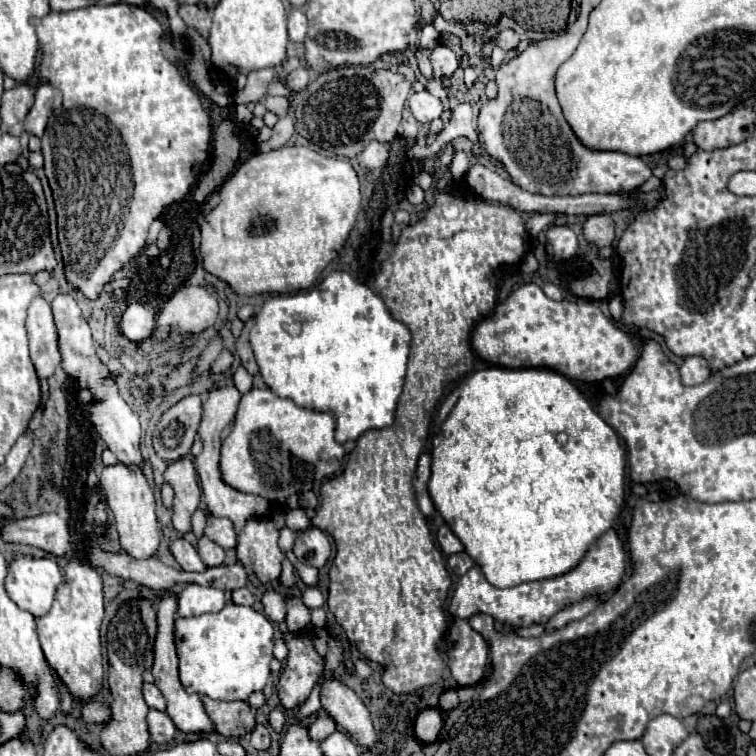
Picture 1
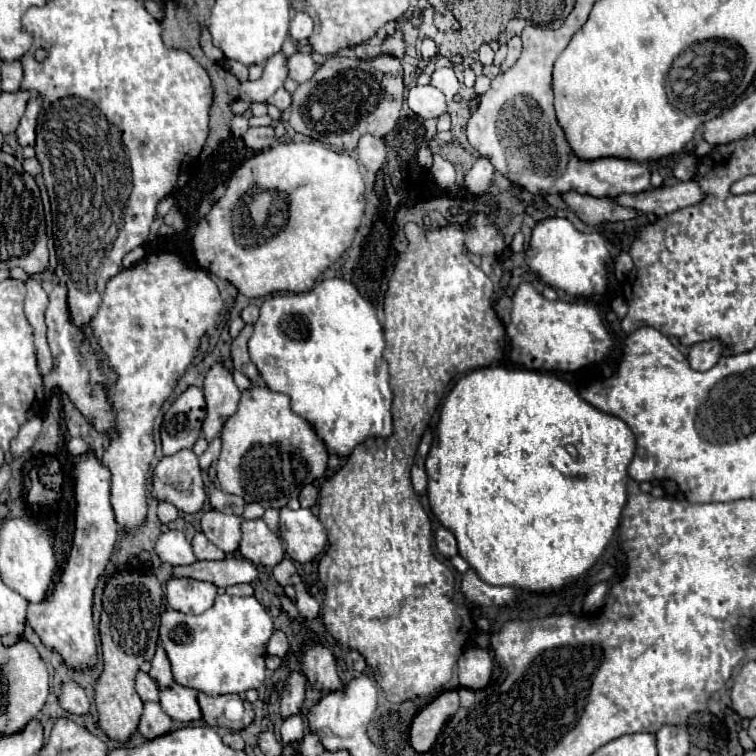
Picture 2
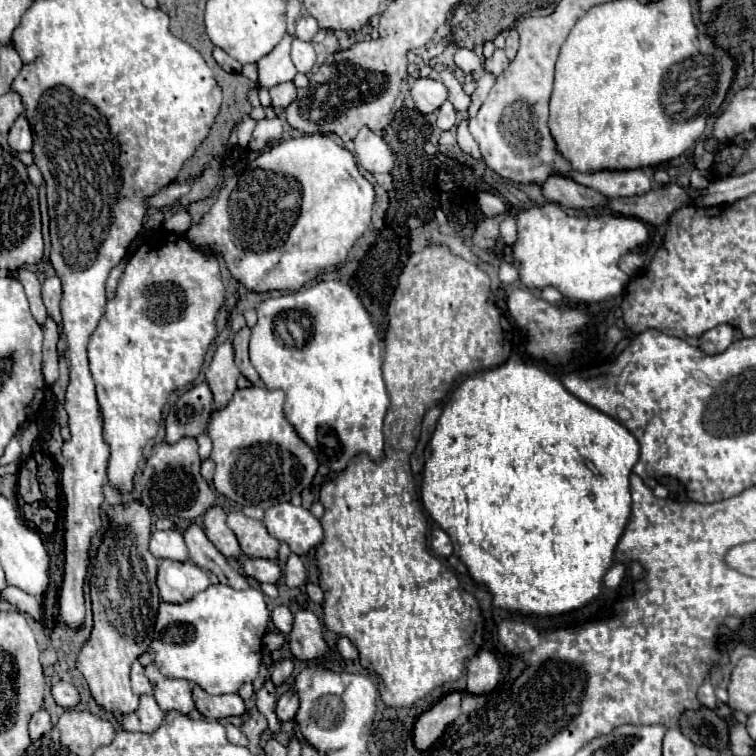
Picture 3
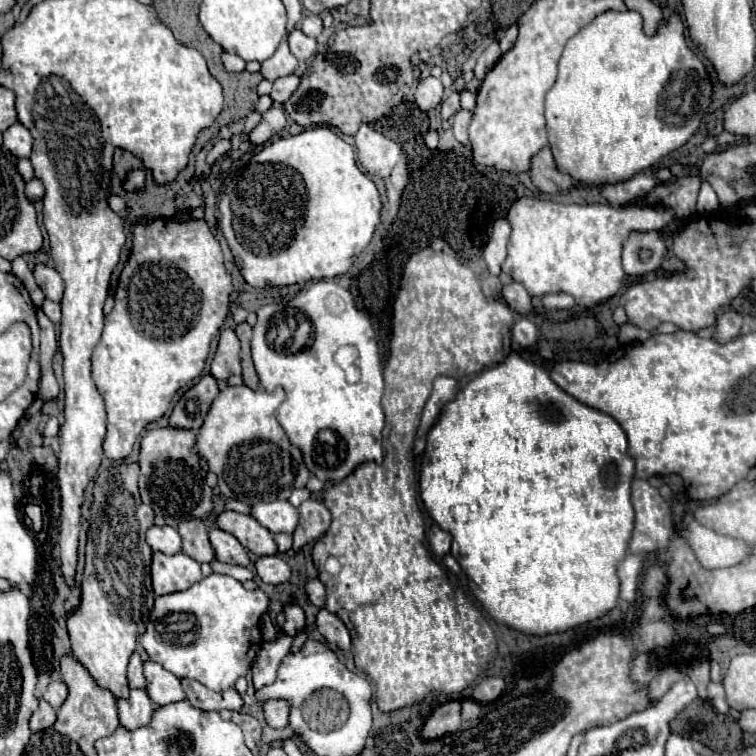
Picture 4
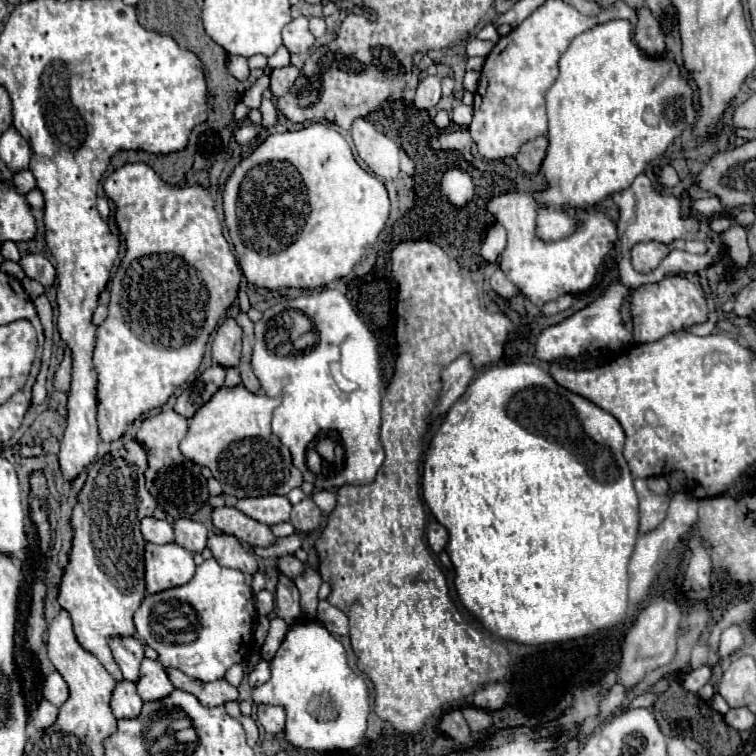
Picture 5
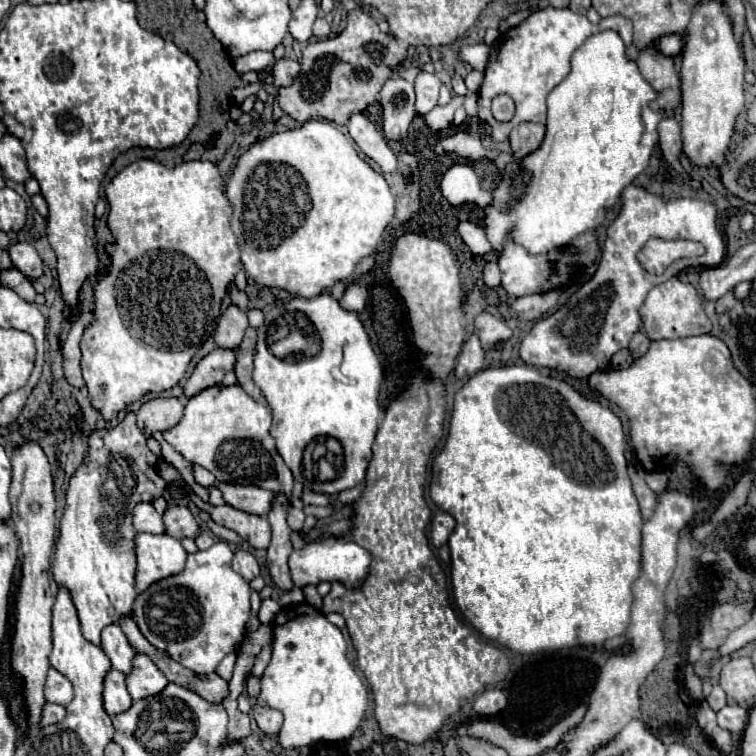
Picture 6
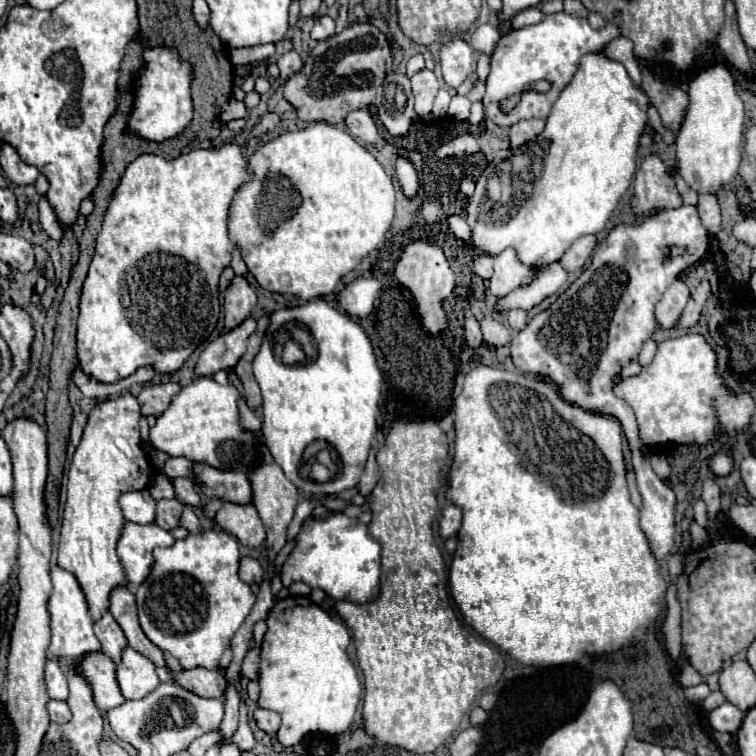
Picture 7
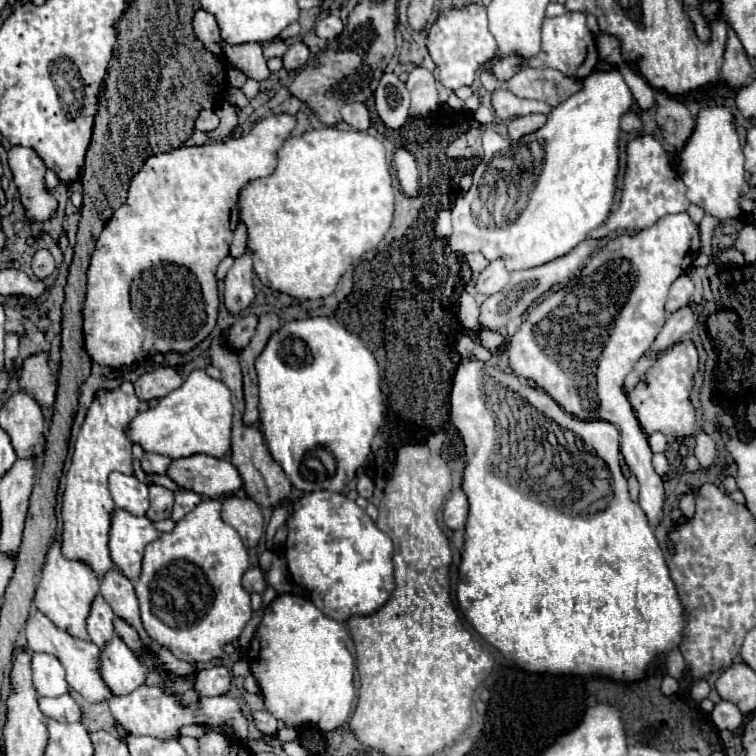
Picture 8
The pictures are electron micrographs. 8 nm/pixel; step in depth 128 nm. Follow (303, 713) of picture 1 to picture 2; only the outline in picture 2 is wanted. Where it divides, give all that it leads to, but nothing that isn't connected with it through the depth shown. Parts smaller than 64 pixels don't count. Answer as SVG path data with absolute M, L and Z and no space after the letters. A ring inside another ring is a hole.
M296 714L294 718L286 718L284 724L282 724L282 728L280 728L280 734L282 734L284 746L300 744L300 742L302 742L302 736L304 736L304 722L302 722L302 716Z

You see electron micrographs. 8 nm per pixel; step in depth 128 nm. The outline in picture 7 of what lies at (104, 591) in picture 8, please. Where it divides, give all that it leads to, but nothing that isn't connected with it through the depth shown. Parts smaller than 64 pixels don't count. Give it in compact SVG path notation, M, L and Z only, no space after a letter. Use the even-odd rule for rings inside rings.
M116 586L110 594L110 608L112 616L116 618L116 622L120 624L120 628L124 630L126 638L128 638L128 646L134 648L136 652L140 652L142 656L146 656L148 660L152 660L156 666L164 666L164 658L162 658L162 650L152 644L146 634L142 632L140 624L138 624L138 614L136 614L136 598L130 592L130 586Z

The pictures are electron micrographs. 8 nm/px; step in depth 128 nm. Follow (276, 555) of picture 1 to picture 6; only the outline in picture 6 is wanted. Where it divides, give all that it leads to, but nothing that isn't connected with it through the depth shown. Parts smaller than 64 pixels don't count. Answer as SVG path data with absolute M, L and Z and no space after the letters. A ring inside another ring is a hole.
M192 494L192 500L204 508L206 512L210 512L212 520L220 526L226 526L230 530L234 530L242 540L246 540L252 548L268 548L270 544L270 524L266 520L266 516L256 516L256 514L248 514L242 512L238 508L232 508L228 504L224 506L210 506L208 502L202 502L198 496Z

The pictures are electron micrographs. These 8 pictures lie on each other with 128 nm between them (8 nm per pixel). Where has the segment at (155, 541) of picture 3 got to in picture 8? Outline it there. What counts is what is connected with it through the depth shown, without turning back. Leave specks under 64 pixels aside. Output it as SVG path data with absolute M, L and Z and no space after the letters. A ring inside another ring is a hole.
M112 472L108 476L108 488L114 504L136 516L144 516L148 510L148 486L132 474Z

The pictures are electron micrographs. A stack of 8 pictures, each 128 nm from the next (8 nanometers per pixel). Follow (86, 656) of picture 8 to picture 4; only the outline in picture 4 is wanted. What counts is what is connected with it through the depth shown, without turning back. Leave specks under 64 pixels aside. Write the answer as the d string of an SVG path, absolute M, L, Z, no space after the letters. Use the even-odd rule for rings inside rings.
M132 688L128 698L118 700L120 724L128 730L148 724L148 720L152 718L152 712L154 712L154 704L148 700L146 690Z

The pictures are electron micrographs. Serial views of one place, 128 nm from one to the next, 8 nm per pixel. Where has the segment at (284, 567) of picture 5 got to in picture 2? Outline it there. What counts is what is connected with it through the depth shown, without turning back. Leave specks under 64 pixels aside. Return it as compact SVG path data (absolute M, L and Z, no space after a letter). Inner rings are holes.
M228 556L220 562L194 562L190 566L178 566L174 568L174 576L192 576L196 580L208 580L220 588L226 588L232 584L256 580L260 570L246 558Z

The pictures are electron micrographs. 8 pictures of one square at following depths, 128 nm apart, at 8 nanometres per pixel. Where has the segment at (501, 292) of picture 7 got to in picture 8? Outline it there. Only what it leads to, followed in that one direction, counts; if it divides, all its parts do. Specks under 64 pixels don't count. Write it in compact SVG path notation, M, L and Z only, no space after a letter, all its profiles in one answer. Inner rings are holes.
M494 260L478 274L474 286L480 294L490 296L490 294L500 292L500 288L504 288L504 284L508 284L508 278L510 278L510 272L504 268L502 260Z

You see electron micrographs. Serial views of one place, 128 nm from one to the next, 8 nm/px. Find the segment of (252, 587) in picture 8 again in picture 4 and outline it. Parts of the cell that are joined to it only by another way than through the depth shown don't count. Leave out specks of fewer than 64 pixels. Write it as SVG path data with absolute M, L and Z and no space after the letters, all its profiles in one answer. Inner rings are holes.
M214 528L210 530L210 544L214 548L214 556L218 562L224 564L238 564L238 566L248 566L250 558L244 550L244 546L228 532Z

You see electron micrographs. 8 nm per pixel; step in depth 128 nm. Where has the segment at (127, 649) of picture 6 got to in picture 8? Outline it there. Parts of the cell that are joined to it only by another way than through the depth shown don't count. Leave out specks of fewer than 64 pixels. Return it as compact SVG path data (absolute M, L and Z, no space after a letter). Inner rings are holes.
M98 594L98 596L92 600L90 614L88 614L88 618L86 618L88 636L90 636L90 640L92 640L96 646L104 646L104 644L114 636L112 618L114 618L112 608L108 608L108 604L104 602L104 598Z

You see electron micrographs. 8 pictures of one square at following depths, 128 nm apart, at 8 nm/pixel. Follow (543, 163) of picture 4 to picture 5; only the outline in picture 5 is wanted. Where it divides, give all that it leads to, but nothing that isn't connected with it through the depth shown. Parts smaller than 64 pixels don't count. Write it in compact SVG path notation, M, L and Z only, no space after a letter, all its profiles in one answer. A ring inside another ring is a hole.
M538 136L526 144L522 144L520 152L516 154L516 162L518 166L526 172L526 174L538 174L540 172L540 164L546 156L546 148L548 148L548 140L546 136Z

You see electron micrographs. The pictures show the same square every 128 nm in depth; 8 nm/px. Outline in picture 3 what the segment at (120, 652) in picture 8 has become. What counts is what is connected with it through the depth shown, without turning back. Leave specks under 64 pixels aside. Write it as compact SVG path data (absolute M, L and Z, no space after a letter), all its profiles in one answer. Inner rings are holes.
M148 664L144 668L144 674L150 680L150 684L154 688L154 698L164 712L168 712L168 710L190 712L194 708L192 684L188 680L170 680L170 678L162 676L154 664Z

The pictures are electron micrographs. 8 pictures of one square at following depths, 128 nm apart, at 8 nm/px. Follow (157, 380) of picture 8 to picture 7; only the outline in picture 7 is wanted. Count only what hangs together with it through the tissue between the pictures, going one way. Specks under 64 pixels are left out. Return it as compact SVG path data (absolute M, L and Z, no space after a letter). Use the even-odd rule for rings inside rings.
M166 382L166 384L150 384L144 386L138 394L138 402L142 408L144 416L158 416L160 412L164 412L164 408L168 408L168 400L172 400L172 396L176 392L180 392L180 384L178 382Z

